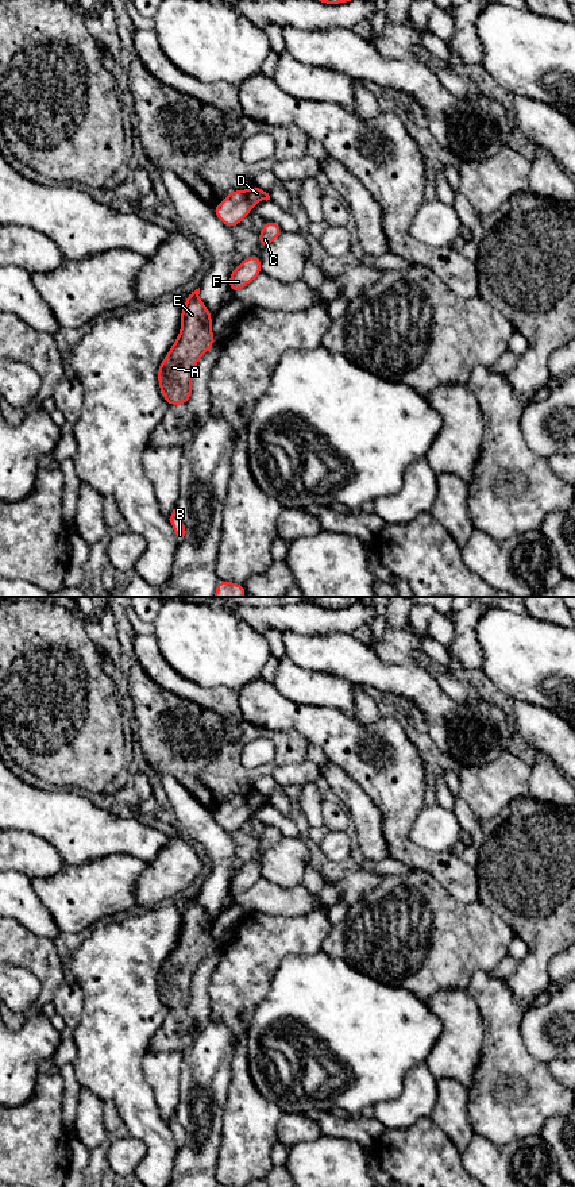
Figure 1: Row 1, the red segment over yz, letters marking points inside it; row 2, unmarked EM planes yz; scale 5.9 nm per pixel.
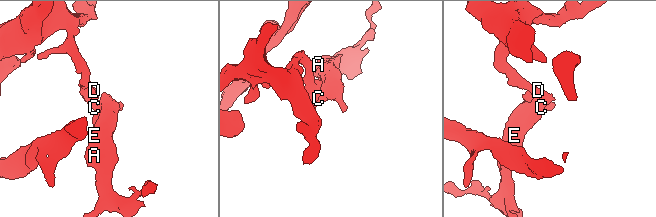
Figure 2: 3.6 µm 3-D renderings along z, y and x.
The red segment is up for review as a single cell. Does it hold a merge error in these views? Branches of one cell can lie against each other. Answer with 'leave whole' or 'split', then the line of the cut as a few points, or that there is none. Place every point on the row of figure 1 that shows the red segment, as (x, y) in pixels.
leave whole | no cut

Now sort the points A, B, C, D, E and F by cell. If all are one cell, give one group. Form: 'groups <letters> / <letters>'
groups A B C D E F

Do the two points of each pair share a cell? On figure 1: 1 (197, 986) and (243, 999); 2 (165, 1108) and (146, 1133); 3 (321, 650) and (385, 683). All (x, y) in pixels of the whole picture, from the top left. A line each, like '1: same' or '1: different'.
1: different
2: different
3: same

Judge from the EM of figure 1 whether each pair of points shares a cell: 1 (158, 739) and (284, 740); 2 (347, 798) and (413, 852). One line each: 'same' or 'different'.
1: same
2: different

